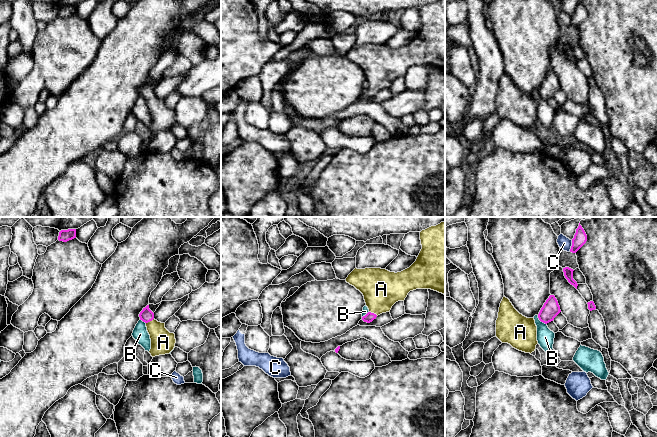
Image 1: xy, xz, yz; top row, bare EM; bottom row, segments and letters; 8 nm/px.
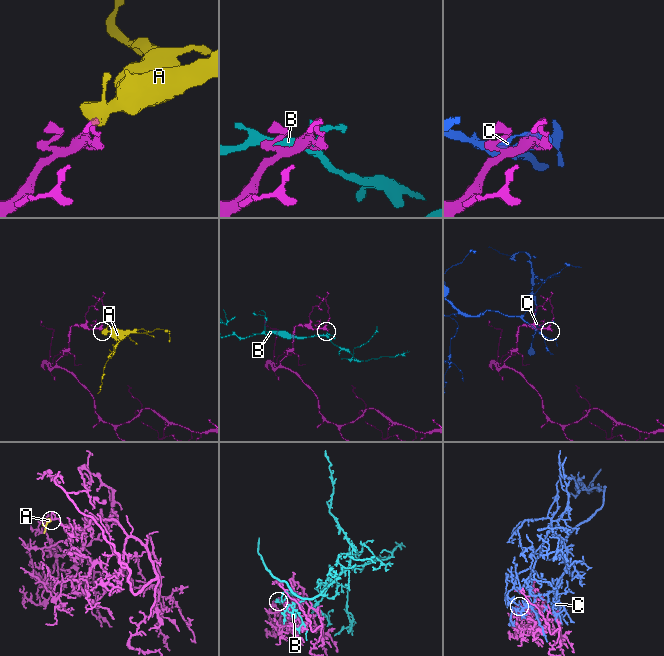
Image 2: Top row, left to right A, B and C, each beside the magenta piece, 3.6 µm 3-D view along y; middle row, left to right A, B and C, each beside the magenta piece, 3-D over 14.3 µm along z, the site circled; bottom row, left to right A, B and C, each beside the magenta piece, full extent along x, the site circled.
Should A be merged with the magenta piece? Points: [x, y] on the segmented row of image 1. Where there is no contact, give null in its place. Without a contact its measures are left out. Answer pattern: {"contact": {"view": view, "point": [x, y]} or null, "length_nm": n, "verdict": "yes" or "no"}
{"contact": {"view": "xz", "point": [373, 313]}, "length_nm": 80, "verdict": "yes"}

